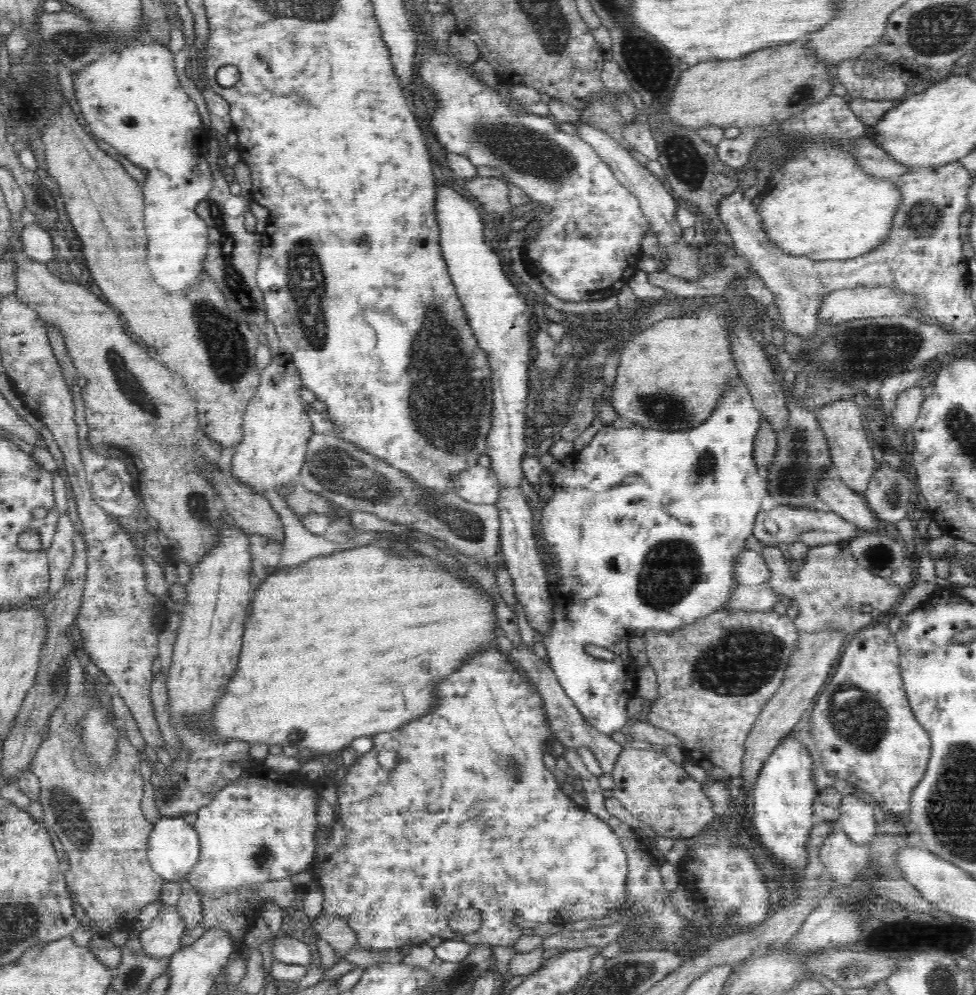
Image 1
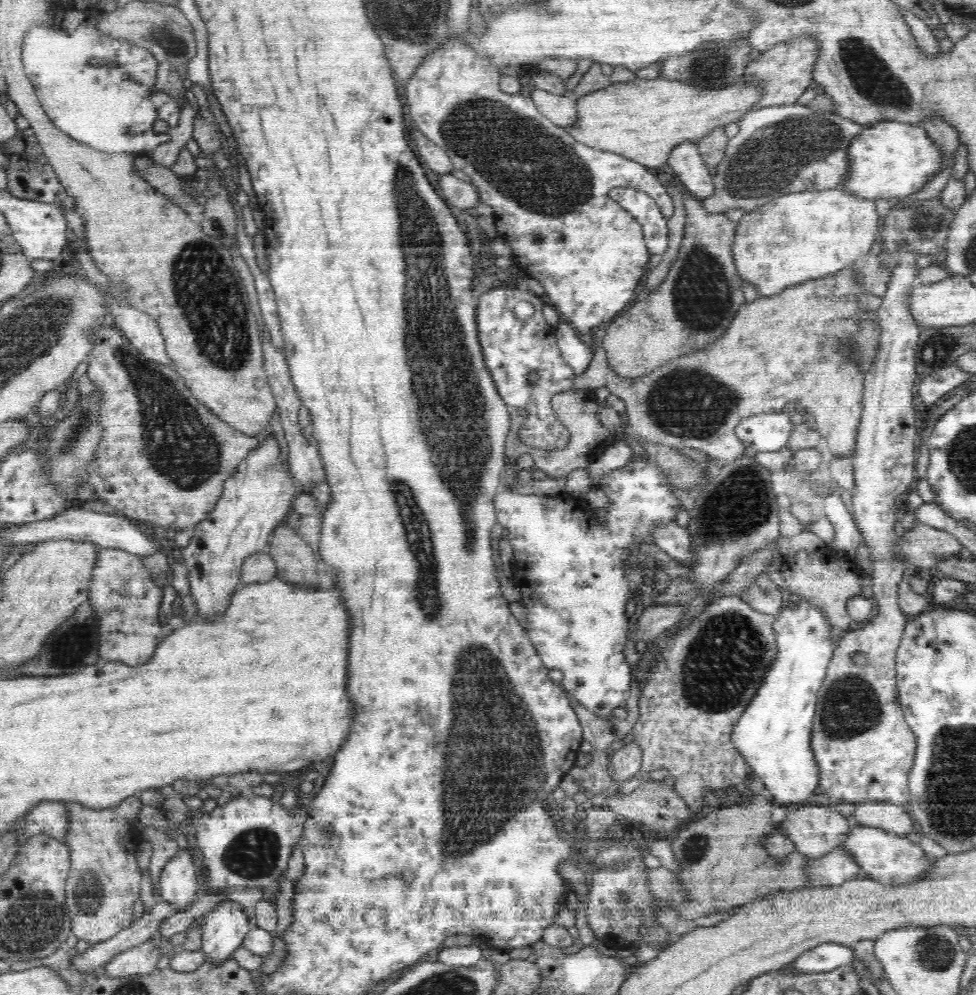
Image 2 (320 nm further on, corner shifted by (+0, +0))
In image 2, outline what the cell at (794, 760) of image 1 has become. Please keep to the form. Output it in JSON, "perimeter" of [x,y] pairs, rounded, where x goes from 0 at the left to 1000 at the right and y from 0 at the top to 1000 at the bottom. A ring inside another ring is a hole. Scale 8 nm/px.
{"perimeter":[[[820,600],[817,607],[800,609],[795,617],[793,636],[798,651],[797,665],[791,667],[789,679],[781,683],[768,712],[764,712],[756,723],[750,745],[764,762],[773,781],[779,782],[795,806],[803,810],[822,810],[841,786],[841,774],[832,750],[833,722],[837,692],[842,689],[860,639],[844,615],[824,600]]]}

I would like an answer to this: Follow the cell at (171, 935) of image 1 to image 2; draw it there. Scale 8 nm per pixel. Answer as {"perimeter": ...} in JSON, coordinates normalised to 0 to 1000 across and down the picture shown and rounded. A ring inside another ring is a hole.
{"perimeter":[[[156,945],[147,946],[115,962],[108,969],[108,980],[122,983],[135,981],[135,979],[154,979],[160,975],[160,969],[165,958],[162,951]]]}

